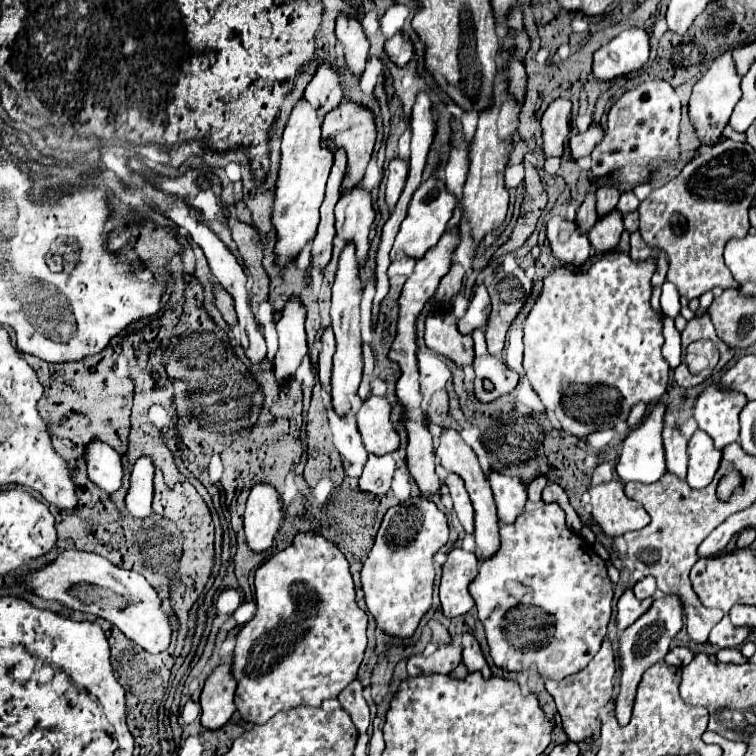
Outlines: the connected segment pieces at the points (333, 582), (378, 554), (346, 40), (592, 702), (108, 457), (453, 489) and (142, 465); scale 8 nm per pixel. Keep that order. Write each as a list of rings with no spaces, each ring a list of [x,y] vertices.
[[[312,532],[298,534],[288,548],[276,552],[268,562],[264,562],[256,570],[254,588],[256,588],[256,592],[254,592],[256,614],[254,614],[254,618],[250,622],[246,622],[238,630],[236,646],[234,646],[234,652],[232,652],[232,676],[238,682],[238,686],[236,686],[236,700],[234,702],[236,702],[236,710],[240,712],[242,720],[250,722],[250,724],[266,724],[272,716],[276,716],[280,712],[288,712],[288,710],[298,708],[298,706],[316,706],[318,708],[326,698],[336,698],[358,674],[358,666],[362,664],[364,650],[366,650],[366,624],[368,624],[368,616],[356,604],[354,584],[352,584],[352,576],[350,576],[350,570],[348,570],[346,556],[330,540],[326,540],[320,534],[312,534]]]
[[[412,498],[404,504],[388,508],[382,526],[376,534],[374,546],[368,552],[360,582],[368,612],[374,616],[376,626],[386,634],[408,640],[420,618],[432,606],[434,586],[434,560],[432,556],[448,542],[448,522],[444,512],[436,508],[430,498]]]
[[[340,14],[336,18],[336,40],[342,44],[346,68],[354,76],[360,76],[364,72],[368,46],[370,46],[364,32],[362,32],[360,22],[354,16]]]
[[[605,637],[600,652],[582,672],[566,676],[564,680],[546,680],[546,690],[552,694],[552,698],[556,702],[558,714],[562,716],[562,724],[568,734],[568,740],[582,742],[592,736],[592,724],[598,718],[598,710],[612,700],[614,672],[616,672],[614,652],[612,652],[610,641]]]
[[[90,442],[86,448],[86,472],[88,478],[98,484],[108,494],[120,488],[122,480],[122,460],[116,450],[104,442]]]
[[[448,474],[444,484],[450,490],[450,496],[452,496],[452,502],[454,502],[454,510],[458,514],[460,524],[464,526],[466,532],[472,532],[474,530],[474,510],[472,510],[472,504],[470,504],[470,498],[468,498],[468,492],[464,488],[462,478],[458,478],[456,474]]]
[[[138,458],[138,462],[132,468],[130,474],[130,486],[124,498],[126,512],[132,518],[146,518],[152,508],[152,476],[154,476],[154,466],[150,458]]]

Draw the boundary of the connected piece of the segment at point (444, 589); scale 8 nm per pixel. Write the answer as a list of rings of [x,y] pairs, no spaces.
[[[454,548],[448,554],[440,580],[440,602],[444,616],[456,618],[466,614],[474,606],[474,600],[468,594],[468,584],[476,578],[476,574],[478,574],[478,558],[474,552]]]

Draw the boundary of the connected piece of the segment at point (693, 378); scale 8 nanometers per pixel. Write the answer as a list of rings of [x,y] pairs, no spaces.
[[[682,362],[676,370],[674,370],[674,380],[678,386],[682,388],[690,388],[690,386],[696,386],[696,384],[702,384],[704,382],[704,376],[696,376],[696,374],[690,374],[686,364]]]

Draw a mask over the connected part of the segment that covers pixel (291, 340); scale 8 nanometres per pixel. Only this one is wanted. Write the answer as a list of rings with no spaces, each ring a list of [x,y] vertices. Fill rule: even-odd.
[[[292,298],[282,312],[280,322],[276,324],[280,348],[274,360],[274,376],[276,382],[288,382],[294,378],[302,358],[306,356],[306,332],[304,332],[304,318],[306,312],[298,298]]]

